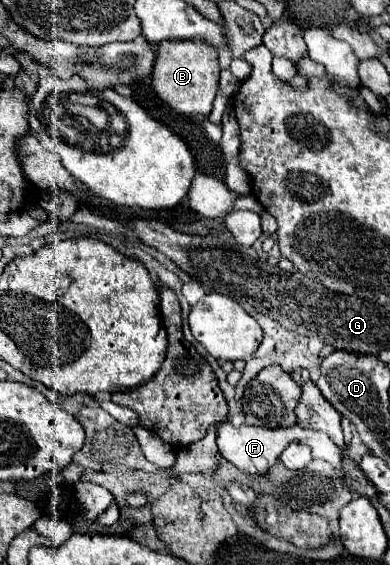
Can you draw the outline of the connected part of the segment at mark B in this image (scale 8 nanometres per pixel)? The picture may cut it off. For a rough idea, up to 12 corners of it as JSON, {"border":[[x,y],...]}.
{"border":[[207,41],[157,47],[155,93],[181,115],[209,115],[219,53]]}

